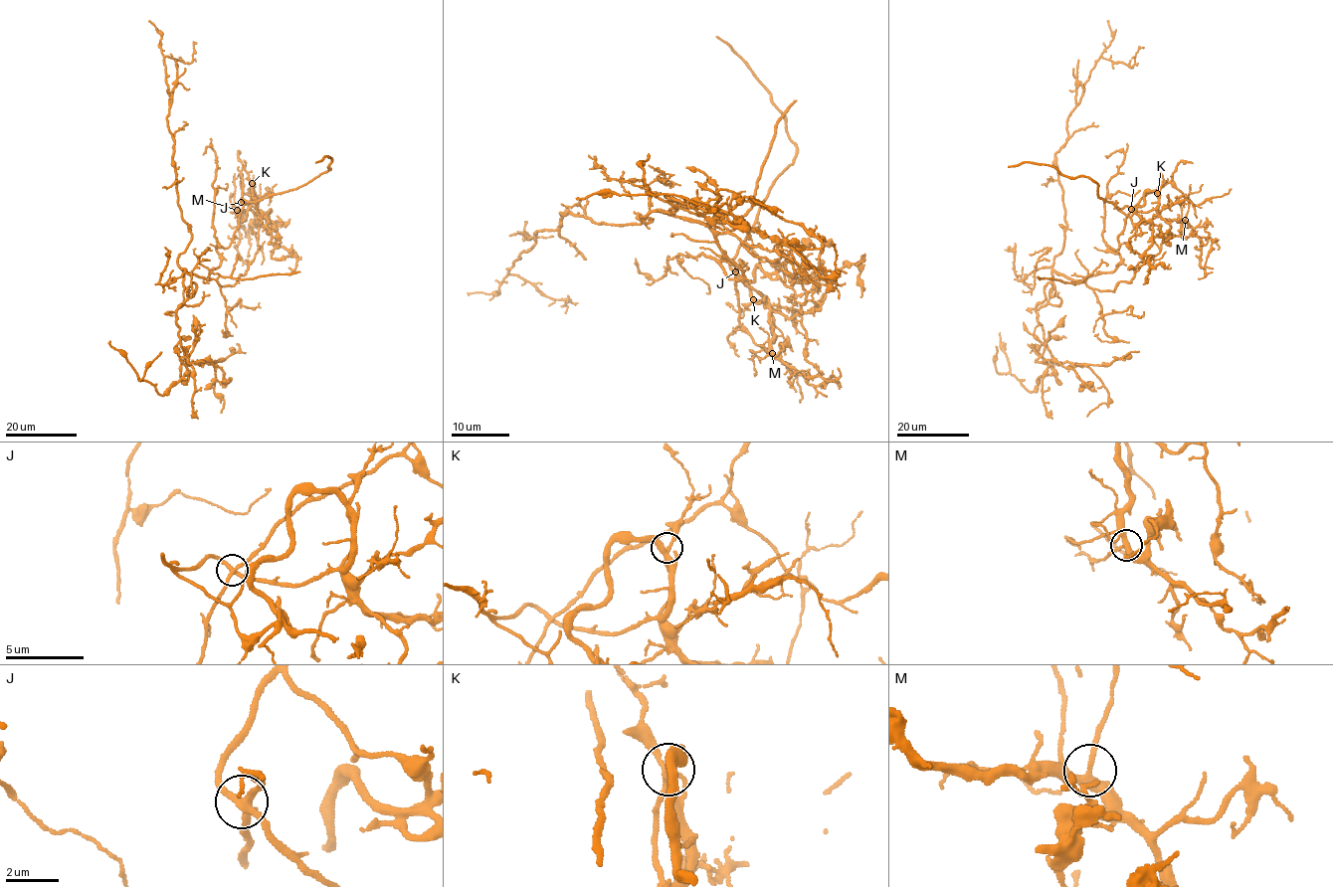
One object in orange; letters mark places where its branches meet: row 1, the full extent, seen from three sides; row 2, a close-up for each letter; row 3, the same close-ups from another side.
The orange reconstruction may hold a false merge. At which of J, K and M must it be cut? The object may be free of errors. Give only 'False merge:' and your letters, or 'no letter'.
False merge: J

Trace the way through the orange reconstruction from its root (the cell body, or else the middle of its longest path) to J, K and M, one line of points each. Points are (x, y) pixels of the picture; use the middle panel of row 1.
J: (699, 223), (706, 224), (740, 267), (740, 277), (730, 278), (721, 263), (740, 266), (741, 260), (734, 271)
K: (699, 223), (740, 267), (730, 278), (721, 263), (741, 260), (736, 273), (762, 297), (753, 299)
M: (699, 223), (729, 233), (800, 281), (800, 313), (770, 313), (772, 353)

